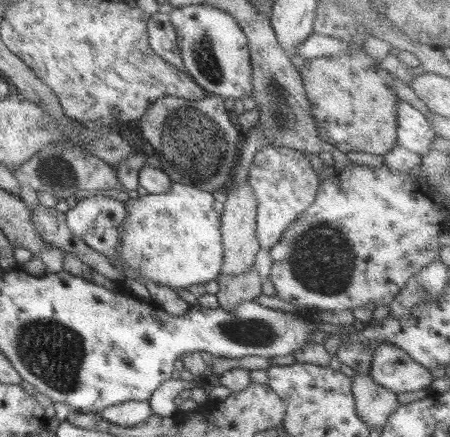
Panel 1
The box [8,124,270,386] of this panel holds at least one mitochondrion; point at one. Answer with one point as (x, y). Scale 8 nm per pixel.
(53, 173)

